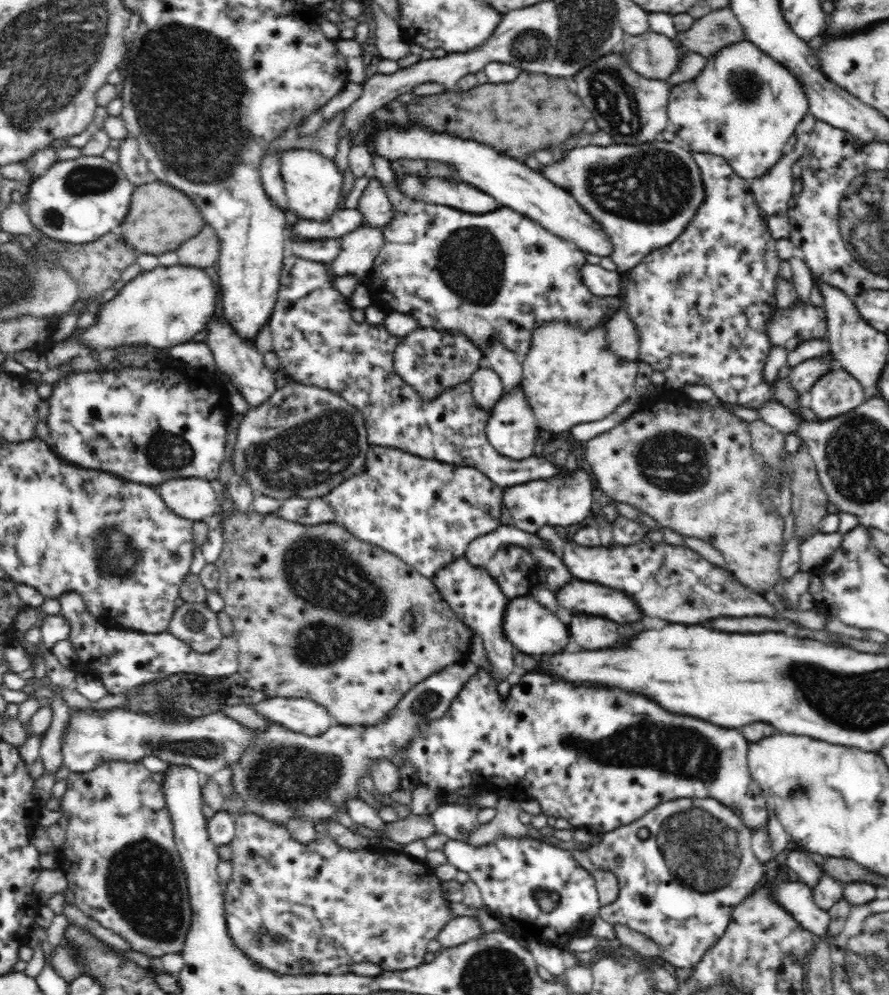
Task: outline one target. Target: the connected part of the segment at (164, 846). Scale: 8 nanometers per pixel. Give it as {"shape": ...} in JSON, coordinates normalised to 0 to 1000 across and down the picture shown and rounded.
{"shape":[[[121,765],[115,766],[106,774],[98,777],[89,777],[88,780],[78,786],[76,791],[69,802],[70,821],[66,829],[74,835],[74,845],[63,856],[65,861],[65,874],[75,883],[78,893],[83,897],[83,909],[97,921],[109,925],[117,933],[130,937],[139,946],[144,947],[146,954],[152,957],[166,959],[169,962],[181,962],[184,959],[205,959],[208,953],[208,946],[214,935],[216,914],[210,897],[210,883],[205,871],[200,853],[196,847],[196,828],[191,821],[191,815],[187,809],[181,788],[171,783],[171,776],[162,771],[160,766]]]}

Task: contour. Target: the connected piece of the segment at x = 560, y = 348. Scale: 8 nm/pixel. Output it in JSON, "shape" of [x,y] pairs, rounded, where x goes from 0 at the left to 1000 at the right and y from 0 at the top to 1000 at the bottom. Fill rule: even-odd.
{"shape":[[[632,324],[611,325],[600,333],[596,353],[586,362],[588,380],[586,388],[609,431],[619,433],[625,438],[630,434],[641,433],[648,426],[677,422],[688,416],[702,403],[714,400],[719,362],[704,363],[691,357],[684,347],[683,334],[683,327],[655,331],[646,329],[646,326]]]}

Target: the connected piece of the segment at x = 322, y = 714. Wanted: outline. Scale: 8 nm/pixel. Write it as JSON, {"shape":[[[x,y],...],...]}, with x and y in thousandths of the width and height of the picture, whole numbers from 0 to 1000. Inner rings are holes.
{"shape":[[[303,702],[308,704],[308,712],[304,708],[290,706],[280,709],[292,722],[307,724],[324,734],[337,736],[344,740],[364,738],[371,730],[379,726],[371,717],[357,706],[348,702]]]}

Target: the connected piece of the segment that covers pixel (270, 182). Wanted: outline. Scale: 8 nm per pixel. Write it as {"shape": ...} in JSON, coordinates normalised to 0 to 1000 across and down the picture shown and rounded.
{"shape":[[[314,154],[295,157],[292,177],[299,197],[317,211],[325,214],[324,198],[321,185],[315,173]]]}

